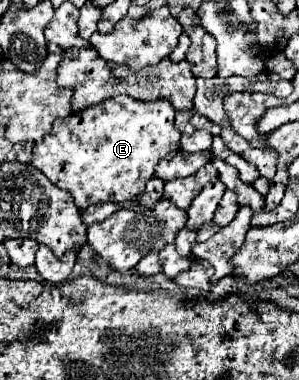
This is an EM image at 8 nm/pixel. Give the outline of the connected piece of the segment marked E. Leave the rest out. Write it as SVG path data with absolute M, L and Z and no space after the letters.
M117 95L113 99L91 105L79 113L73 113L63 119L55 119L53 129L33 147L33 165L43 171L53 185L65 189L73 195L73 201L79 209L85 209L93 203L107 201L127 201L145 191L145 183L155 175L155 165L159 159L171 159L179 151L181 133L173 127L175 111L171 103L165 101L137 101L129 95Z

